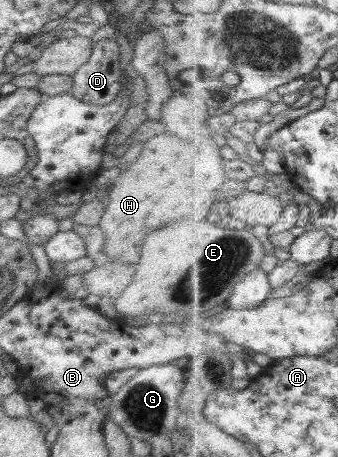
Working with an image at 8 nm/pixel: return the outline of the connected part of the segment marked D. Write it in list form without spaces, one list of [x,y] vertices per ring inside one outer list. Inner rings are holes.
[[[113,38],[99,40],[93,44],[88,61],[71,75],[73,82],[68,92],[72,97],[80,99],[82,103],[106,105],[117,95],[121,87],[119,79],[123,72],[120,69],[120,60],[118,60],[118,44]]]

